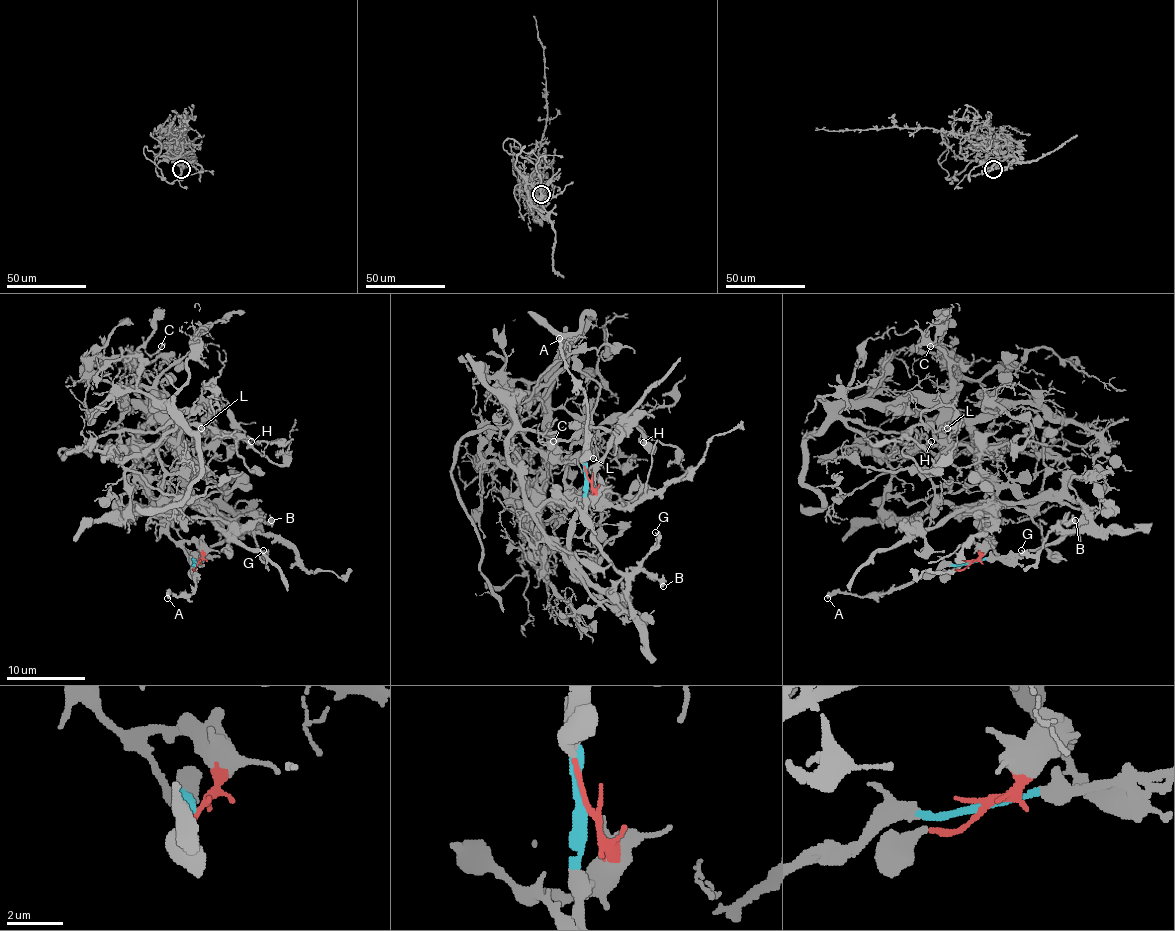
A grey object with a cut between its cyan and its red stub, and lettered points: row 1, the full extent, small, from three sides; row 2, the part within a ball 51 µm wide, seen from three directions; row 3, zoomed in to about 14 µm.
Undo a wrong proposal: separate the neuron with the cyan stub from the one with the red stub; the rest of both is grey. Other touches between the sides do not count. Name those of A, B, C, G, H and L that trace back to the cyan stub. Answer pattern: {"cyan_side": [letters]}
{"cyan_side": ["A", "B", "G"]}

